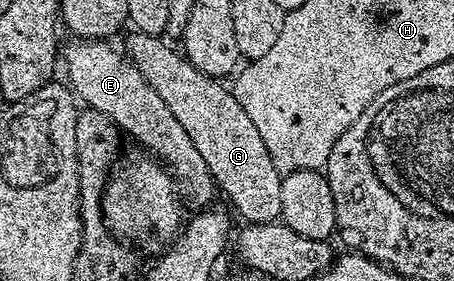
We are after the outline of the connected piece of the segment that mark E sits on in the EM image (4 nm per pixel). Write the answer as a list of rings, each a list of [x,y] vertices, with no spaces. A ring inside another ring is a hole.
[[[76,39],[65,51],[63,48],[62,63],[68,66],[67,82],[71,90],[85,108],[106,113],[121,132],[128,134],[129,131],[141,143],[141,148],[151,152],[167,168],[183,198],[187,202],[189,199],[193,208],[207,208],[216,199],[218,188],[206,161],[202,161],[202,153],[198,153],[194,141],[190,141],[190,133],[186,133],[178,117],[170,113],[170,105],[150,89],[140,70],[133,67],[120,51],[111,51],[108,45],[104,41]]]

